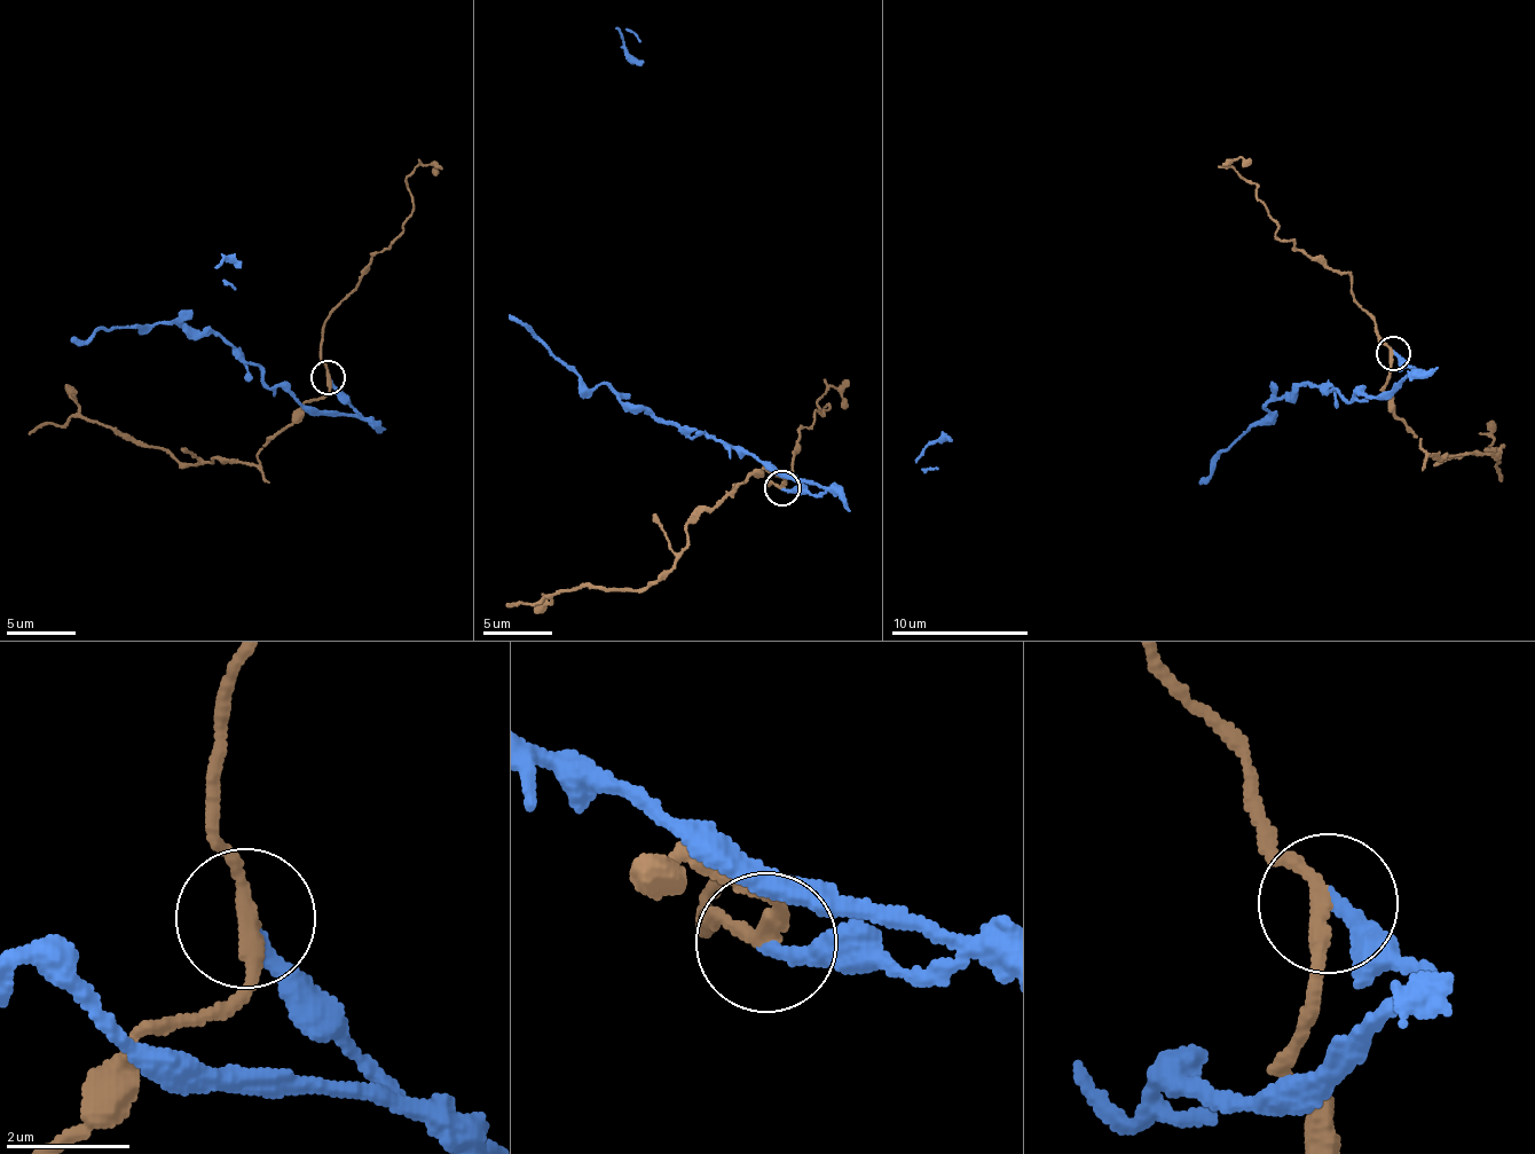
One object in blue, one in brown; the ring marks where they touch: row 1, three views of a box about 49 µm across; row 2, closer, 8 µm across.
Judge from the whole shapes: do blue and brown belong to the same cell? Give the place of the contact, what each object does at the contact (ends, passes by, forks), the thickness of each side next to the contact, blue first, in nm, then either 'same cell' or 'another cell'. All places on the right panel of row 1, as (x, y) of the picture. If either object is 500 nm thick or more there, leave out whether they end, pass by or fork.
at (1393, 353); blue ends there; brown passes by; 240 nm thick on the blue side, 260 nm on the other; another cell

